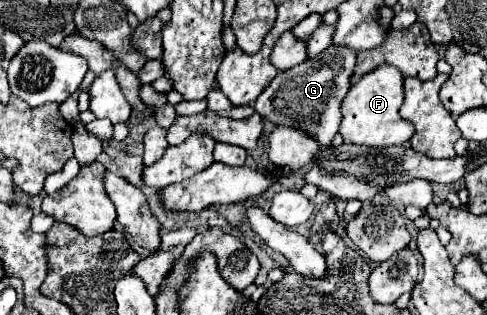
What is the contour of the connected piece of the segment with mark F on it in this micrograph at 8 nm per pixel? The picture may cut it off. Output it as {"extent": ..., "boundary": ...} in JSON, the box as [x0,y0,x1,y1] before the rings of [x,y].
{"extent":[339,65,415,147],"boundary":[[[381,65],[379,69],[365,73],[347,93],[341,103],[341,125],[339,133],[347,143],[367,145],[367,147],[391,147],[407,143],[415,127],[413,123],[401,119],[399,107],[403,103],[403,75],[391,65]]]}

